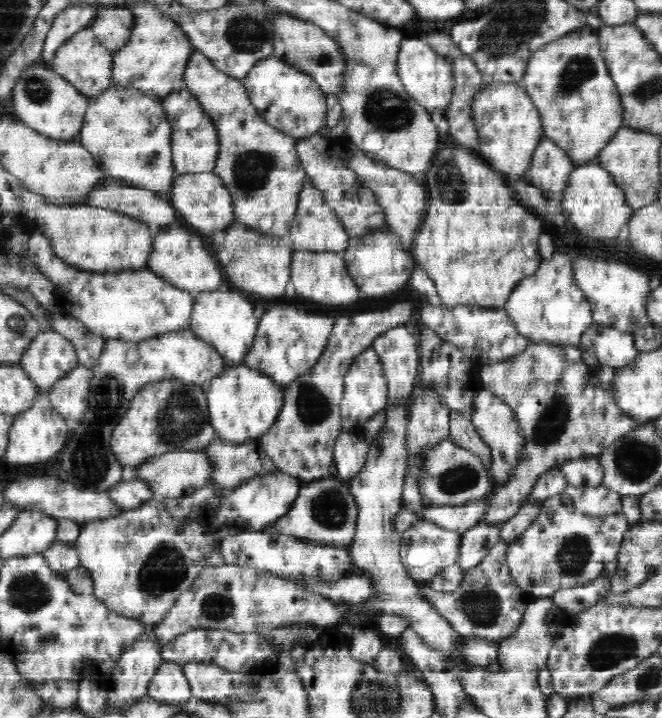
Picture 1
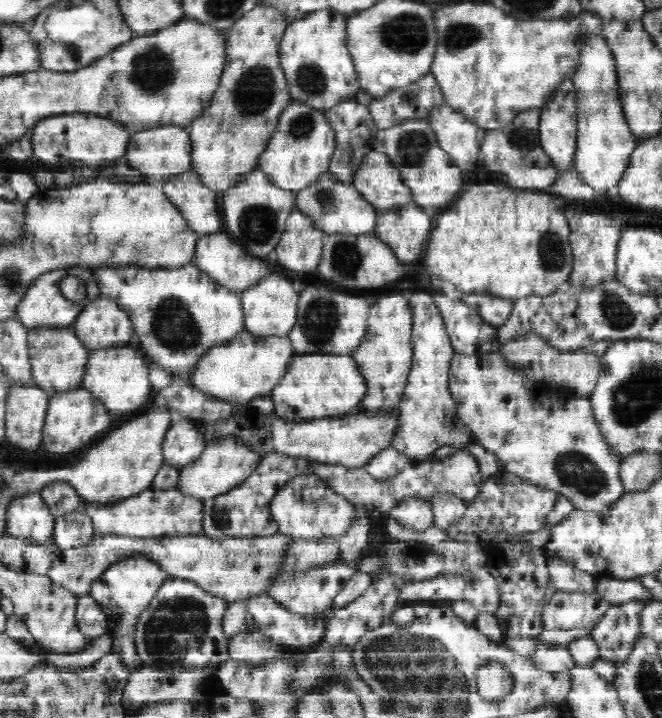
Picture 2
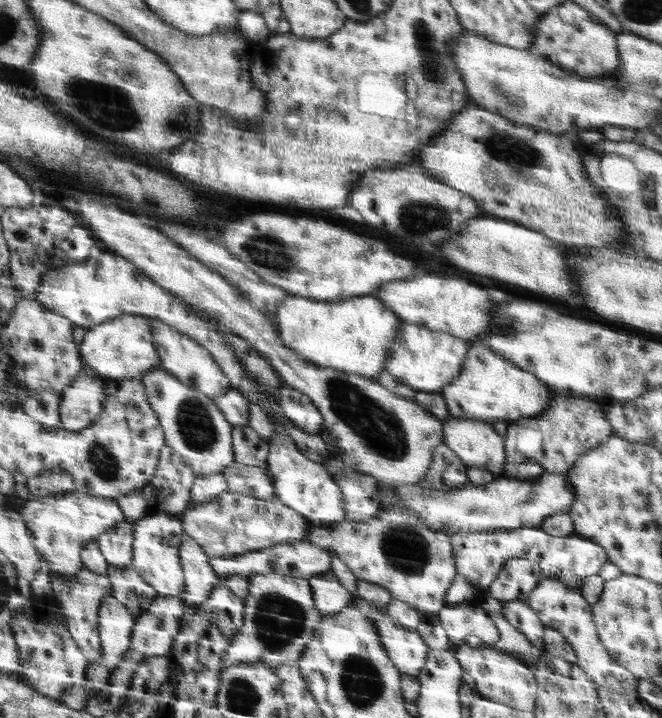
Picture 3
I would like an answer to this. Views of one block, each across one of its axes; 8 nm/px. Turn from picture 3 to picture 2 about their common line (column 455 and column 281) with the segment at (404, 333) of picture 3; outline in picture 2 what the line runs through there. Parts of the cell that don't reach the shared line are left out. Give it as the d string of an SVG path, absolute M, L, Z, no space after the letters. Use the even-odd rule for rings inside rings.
M244 330L235 339L229 340L226 344L222 344L219 347L212 347L199 360L194 374L188 378L189 384L206 395L216 397L216 399L246 406L249 400L256 397L269 396L272 393L272 390L285 376L284 374L286 374L296 354L297 352L292 346L292 341L287 336L256 336Z

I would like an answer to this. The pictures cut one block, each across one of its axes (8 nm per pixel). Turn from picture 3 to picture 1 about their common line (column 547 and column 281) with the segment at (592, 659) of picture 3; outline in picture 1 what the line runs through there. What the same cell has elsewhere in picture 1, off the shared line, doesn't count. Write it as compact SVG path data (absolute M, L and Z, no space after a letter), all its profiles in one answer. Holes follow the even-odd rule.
M224 563L202 569L192 588L180 594L168 614L153 627L152 633L161 648L166 648L180 634L200 627L208 632L228 630L238 634L260 633L262 630L300 625L301 622L330 628L341 622L347 613L330 598L310 592L294 580L286 580L254 567Z

